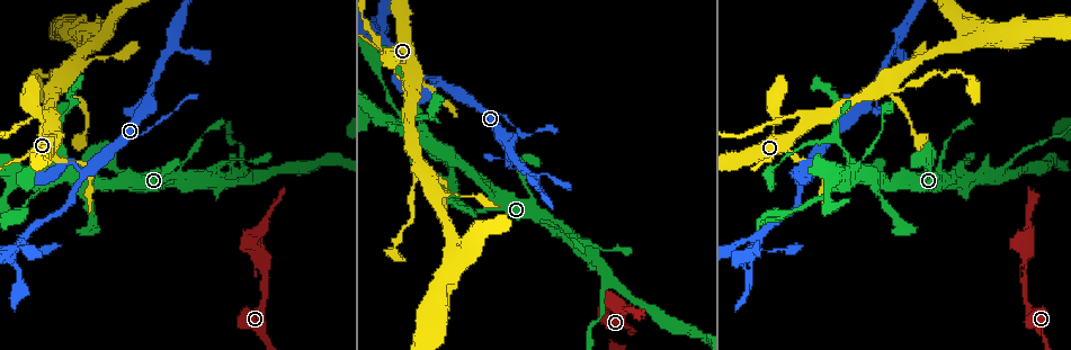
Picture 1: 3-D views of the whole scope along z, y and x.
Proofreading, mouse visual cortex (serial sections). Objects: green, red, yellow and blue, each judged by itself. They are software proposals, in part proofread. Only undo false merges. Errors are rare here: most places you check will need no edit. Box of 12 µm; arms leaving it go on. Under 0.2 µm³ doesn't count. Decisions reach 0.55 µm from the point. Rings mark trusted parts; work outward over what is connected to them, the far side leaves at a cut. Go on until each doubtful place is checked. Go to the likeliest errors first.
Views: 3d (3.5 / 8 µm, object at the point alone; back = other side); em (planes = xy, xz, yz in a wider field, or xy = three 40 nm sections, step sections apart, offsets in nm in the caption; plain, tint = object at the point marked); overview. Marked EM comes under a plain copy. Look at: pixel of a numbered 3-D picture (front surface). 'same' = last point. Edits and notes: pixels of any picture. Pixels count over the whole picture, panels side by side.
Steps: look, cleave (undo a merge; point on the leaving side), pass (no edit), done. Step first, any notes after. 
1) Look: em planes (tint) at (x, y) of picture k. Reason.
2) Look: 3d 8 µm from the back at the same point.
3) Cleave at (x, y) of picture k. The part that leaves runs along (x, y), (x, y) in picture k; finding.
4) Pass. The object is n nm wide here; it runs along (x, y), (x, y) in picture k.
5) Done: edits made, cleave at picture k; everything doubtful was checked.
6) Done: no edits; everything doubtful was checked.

Look: 3d 3.5 µm at (383, 38) of picture 1. Three-way junction.

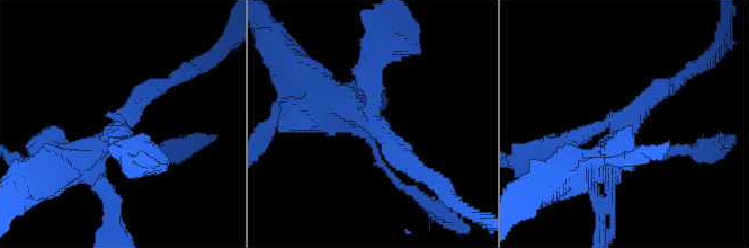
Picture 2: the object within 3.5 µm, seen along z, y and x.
Look: em xy step 3 (tint) at (370, 123) of picture 2. Shape alone is not enough.

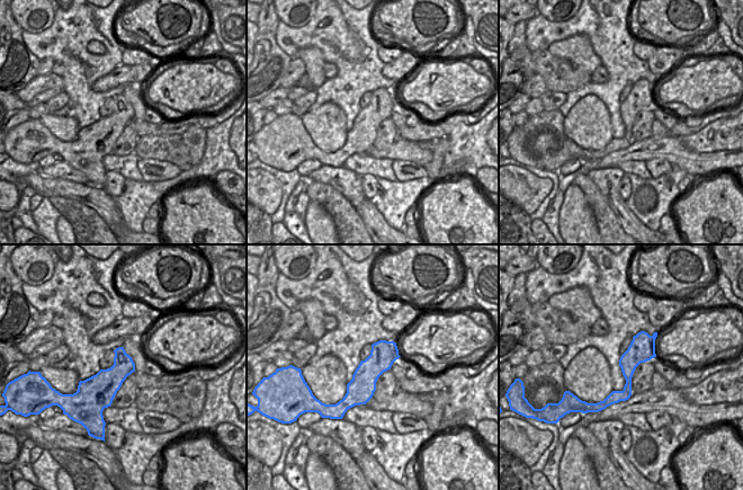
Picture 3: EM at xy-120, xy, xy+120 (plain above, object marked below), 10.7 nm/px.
Pass. It runs along (668, 85), (611, 150), (611, 188) in picture 2; all the same cell.

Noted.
Look: 3d 3.5 µm at (1026, 256) of picture 1. Calibre changes.

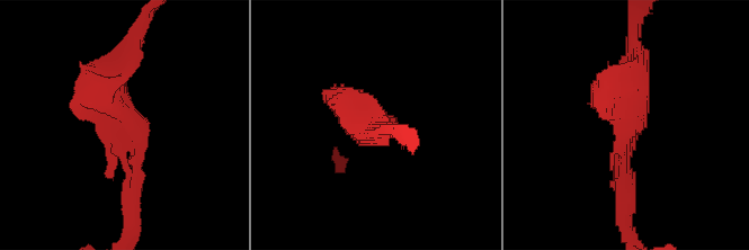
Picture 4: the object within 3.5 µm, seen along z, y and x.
Look: em xy step 3 (tint) at (133, 127) of picture 4. Need the tissue.

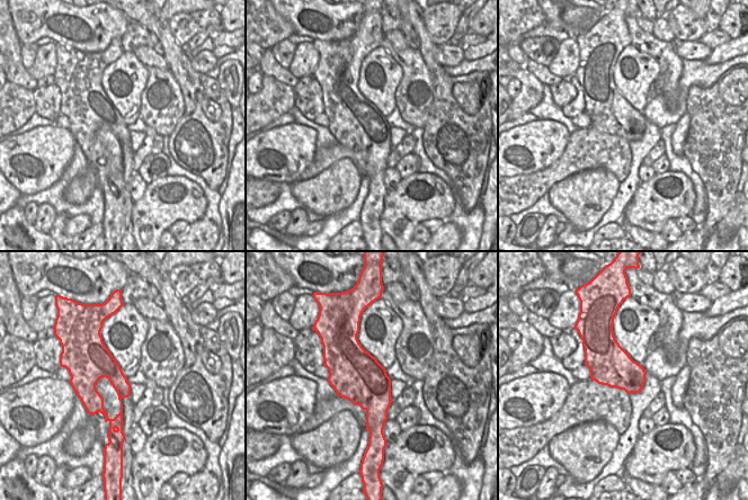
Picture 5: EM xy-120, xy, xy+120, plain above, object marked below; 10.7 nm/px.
Look: em xy step 1 (tint) at the same point.

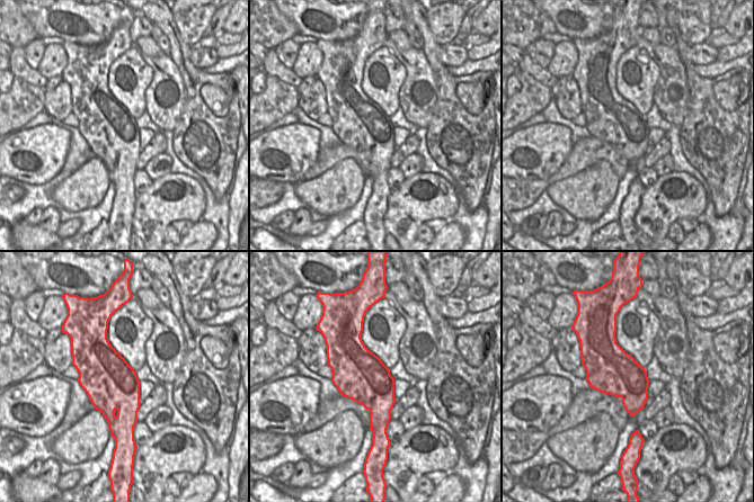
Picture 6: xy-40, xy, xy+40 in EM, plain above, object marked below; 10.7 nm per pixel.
Pass. It runs along (625, 204), (623, 159), (638, 62) in picture 4; all the same cell.

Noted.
Look: 3d 8 µm at (600, 296) of picture 1. Thin neck.

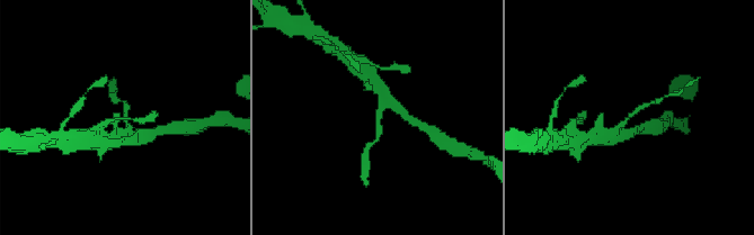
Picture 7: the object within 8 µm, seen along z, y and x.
Look: em xy step 3 (tint) at (628, 117) of picture 7. The arms are 200, 250 nm wide; now the EM.

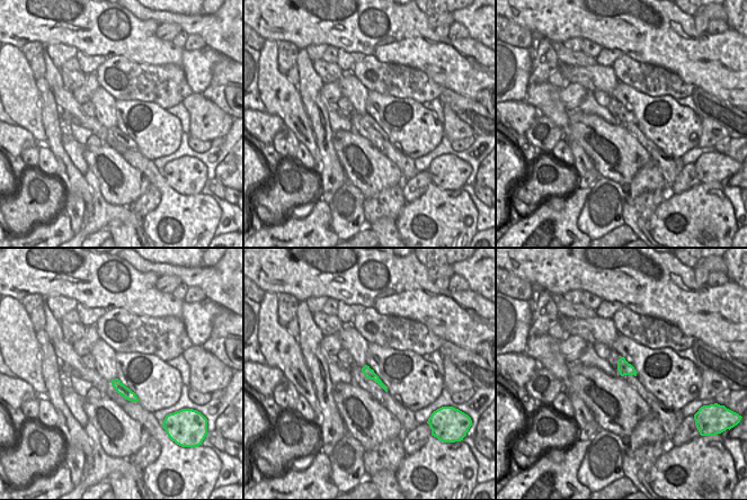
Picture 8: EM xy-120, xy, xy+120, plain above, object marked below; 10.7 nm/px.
Pass. The object is 120 nm wide here; it runs along (605, 139), (630, 115), (653, 101) in picture 7; continuous, no second cell.

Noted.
Look: 3d 3.5 µm at (48, 124) of picture 1. Branch point.

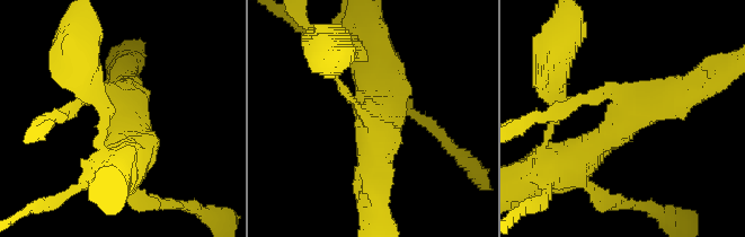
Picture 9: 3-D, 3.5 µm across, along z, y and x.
Look: em xy step 1 (tint) at (375, 124) of picture 9.

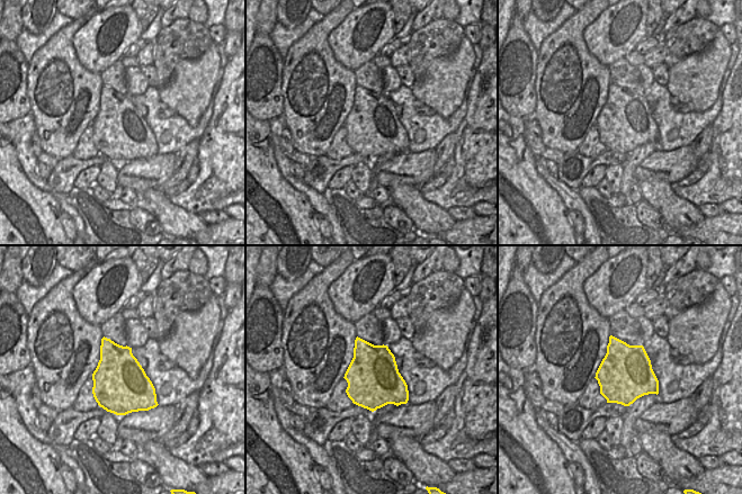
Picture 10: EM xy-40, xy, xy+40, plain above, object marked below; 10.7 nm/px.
Pass. The object is 550 nm wide here; it runs along (574, 164), (640, 104), (694, 84) in picture 9; one cell here.

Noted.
Done: no edits; everything doubtful was checked.

